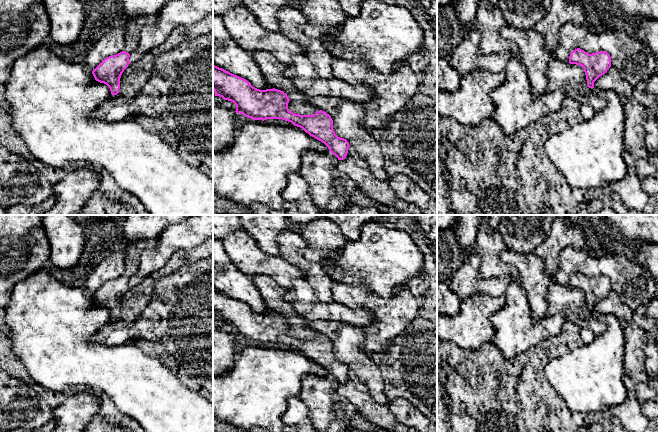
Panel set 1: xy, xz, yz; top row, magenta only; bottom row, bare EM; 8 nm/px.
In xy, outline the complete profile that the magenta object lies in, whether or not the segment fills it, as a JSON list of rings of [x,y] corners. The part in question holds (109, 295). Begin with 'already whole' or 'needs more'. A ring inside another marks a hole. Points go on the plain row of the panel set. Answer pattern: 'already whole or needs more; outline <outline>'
needs more; outline [[[139,239],[124,247],[126,254],[124,274],[109,280],[92,295],[96,305],[106,308],[112,319],[117,319],[120,313],[120,302],[130,288],[129,281],[139,269],[139,254],[152,247],[155,239]]]

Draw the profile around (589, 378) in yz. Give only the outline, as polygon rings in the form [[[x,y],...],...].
[[[596,314],[597,320],[606,325],[606,331],[595,336],[588,345],[573,346],[565,355],[550,360],[544,366],[545,377],[565,401],[569,409],[580,413],[599,413],[607,411],[609,408],[620,405],[628,396],[628,390],[624,385],[624,352],[625,335],[620,321],[613,314]]]

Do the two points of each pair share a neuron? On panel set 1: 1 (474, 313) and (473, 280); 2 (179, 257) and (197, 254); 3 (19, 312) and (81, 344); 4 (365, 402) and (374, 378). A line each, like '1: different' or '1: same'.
1: different
2: same
3: same
4: different

